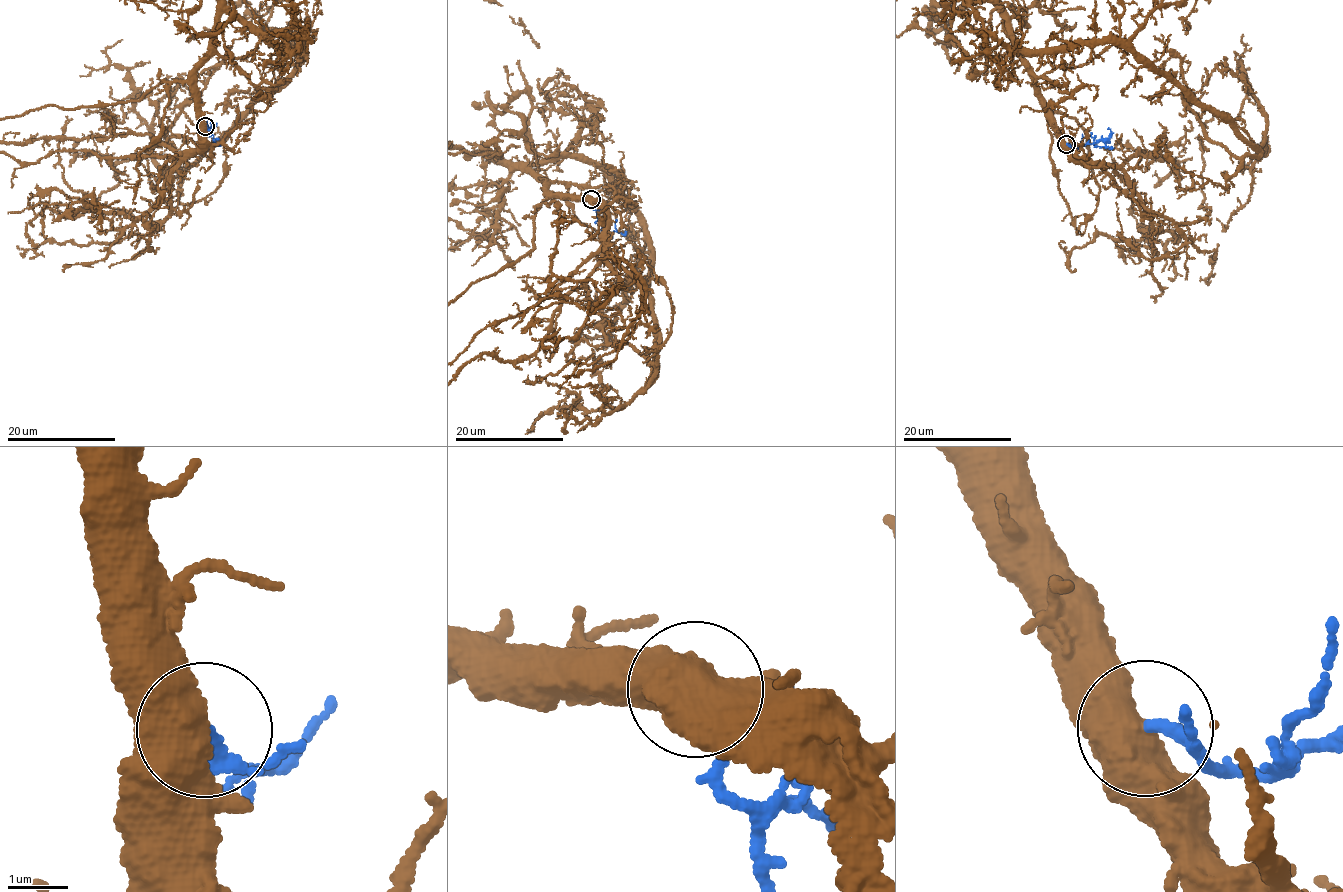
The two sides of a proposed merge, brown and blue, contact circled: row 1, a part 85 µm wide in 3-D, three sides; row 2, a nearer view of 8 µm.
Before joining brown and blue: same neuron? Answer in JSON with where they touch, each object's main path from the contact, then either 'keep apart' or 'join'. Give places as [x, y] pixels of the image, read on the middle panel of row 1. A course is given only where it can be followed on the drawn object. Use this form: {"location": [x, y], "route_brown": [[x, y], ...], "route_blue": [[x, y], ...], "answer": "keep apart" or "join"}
{"location": [591, 199], "route_brown": [[592, 198], [527, 169], [597, 165], [642, 220], [657, 347], [608, 414], [613, 397], [569, 382]], "answer": "join"}

